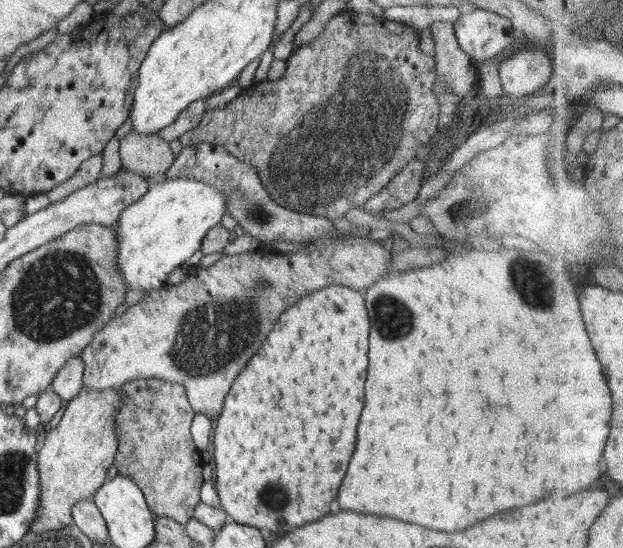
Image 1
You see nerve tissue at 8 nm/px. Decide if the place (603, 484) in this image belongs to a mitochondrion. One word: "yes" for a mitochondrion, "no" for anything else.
no

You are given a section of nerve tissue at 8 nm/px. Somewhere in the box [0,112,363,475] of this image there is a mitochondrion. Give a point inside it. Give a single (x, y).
(58, 294)

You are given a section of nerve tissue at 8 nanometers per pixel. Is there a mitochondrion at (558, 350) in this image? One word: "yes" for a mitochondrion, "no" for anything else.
no

